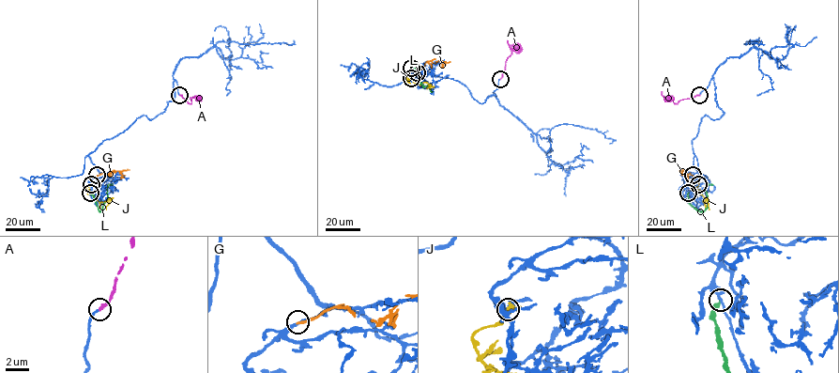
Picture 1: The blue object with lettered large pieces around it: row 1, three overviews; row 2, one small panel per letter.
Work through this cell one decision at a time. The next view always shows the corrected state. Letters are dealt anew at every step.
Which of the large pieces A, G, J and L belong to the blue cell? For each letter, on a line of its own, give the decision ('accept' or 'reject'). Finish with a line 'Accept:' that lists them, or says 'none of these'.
A: accept
G: reject
J: reject
L: reject
Accept: A

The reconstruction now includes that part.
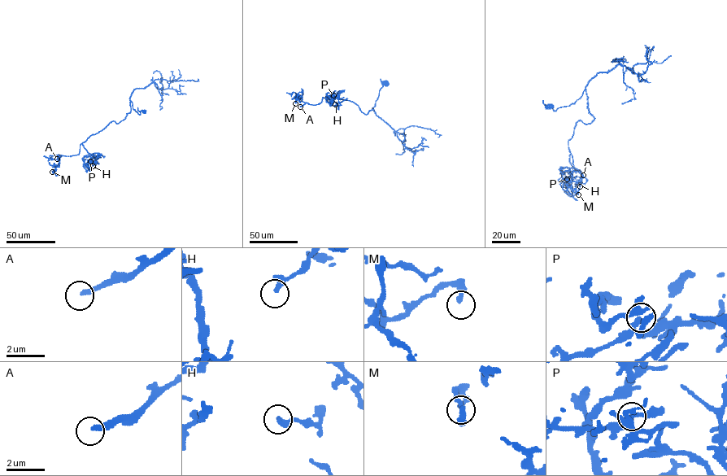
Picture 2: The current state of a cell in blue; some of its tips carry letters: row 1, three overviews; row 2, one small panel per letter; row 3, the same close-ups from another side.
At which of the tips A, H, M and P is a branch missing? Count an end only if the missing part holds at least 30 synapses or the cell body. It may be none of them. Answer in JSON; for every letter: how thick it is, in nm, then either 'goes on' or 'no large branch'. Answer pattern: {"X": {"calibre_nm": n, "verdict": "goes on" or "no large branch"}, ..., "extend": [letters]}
{"A": {"calibre_nm": 220, "verdict": "goes on"}, "H": {"calibre_nm": 280, "verdict": "no large branch"}, "M": {"calibre_nm": 240, "verdict": "no large branch"}, "P": {"calibre_nm": 280, "verdict": "no large branch"}, "extend": ["A"]}

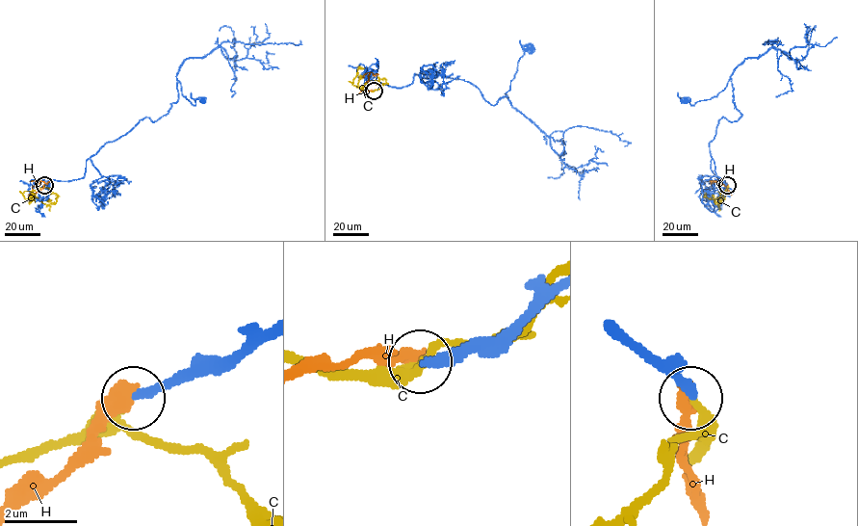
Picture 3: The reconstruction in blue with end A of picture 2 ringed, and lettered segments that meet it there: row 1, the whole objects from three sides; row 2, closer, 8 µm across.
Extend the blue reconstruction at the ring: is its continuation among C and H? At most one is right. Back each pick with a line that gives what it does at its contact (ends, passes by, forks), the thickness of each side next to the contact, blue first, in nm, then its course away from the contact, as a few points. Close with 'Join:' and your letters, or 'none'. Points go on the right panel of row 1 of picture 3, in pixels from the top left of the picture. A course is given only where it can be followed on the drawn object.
C: It passes by. Thickness 240 nm (blue) against 180 nm. Its course: (727, 185), (727, 190), (716, 198), (710, 199), (706, 194)
Join: C

